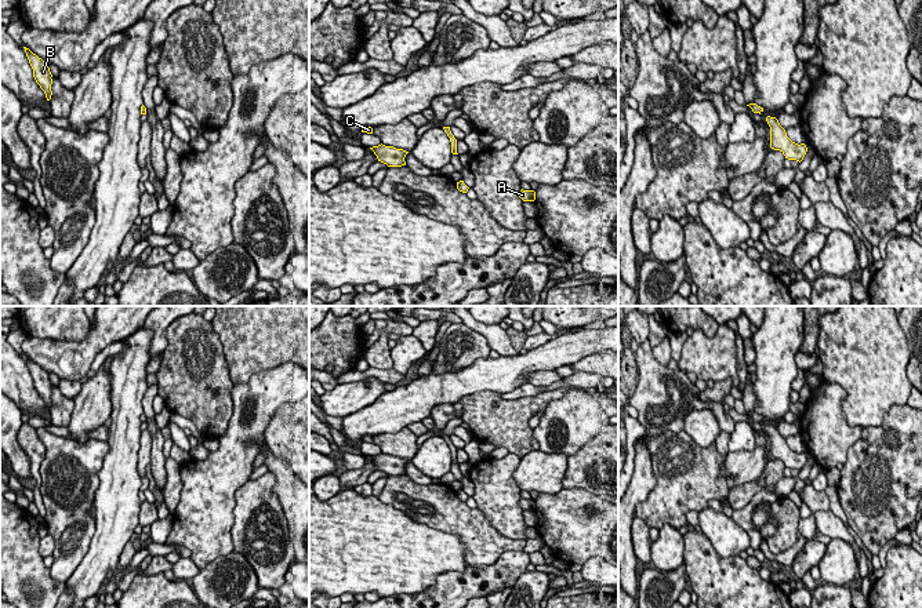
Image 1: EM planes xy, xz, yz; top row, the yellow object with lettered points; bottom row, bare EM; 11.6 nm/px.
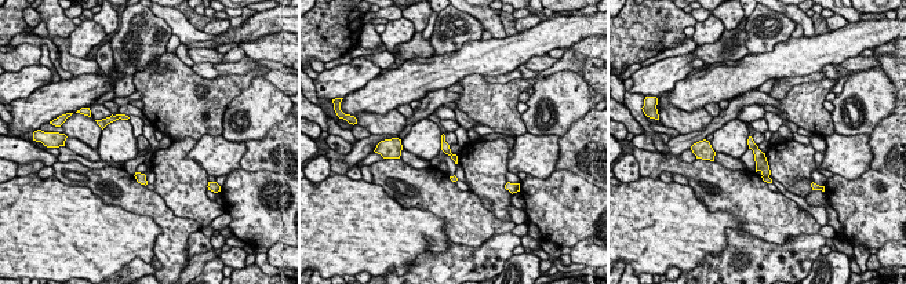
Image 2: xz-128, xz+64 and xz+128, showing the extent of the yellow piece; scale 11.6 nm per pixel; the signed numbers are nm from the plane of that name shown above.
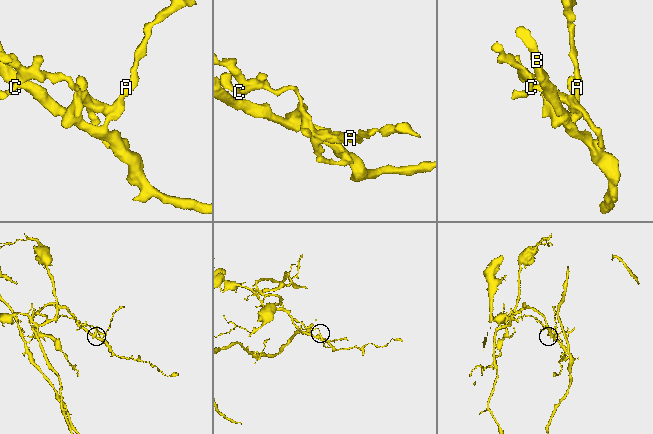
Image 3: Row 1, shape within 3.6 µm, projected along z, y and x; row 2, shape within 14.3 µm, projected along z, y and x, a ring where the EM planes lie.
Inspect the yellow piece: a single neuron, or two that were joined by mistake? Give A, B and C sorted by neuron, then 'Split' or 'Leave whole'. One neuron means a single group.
Groups: A B / C. Split

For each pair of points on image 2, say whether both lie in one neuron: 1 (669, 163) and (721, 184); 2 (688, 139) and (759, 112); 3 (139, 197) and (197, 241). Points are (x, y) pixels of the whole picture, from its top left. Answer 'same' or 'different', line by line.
1: same
2: different
3: different

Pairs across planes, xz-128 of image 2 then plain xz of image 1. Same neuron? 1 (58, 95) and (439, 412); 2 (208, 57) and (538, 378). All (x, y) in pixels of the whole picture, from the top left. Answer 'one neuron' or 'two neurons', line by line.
1: two neurons
2: one neuron

